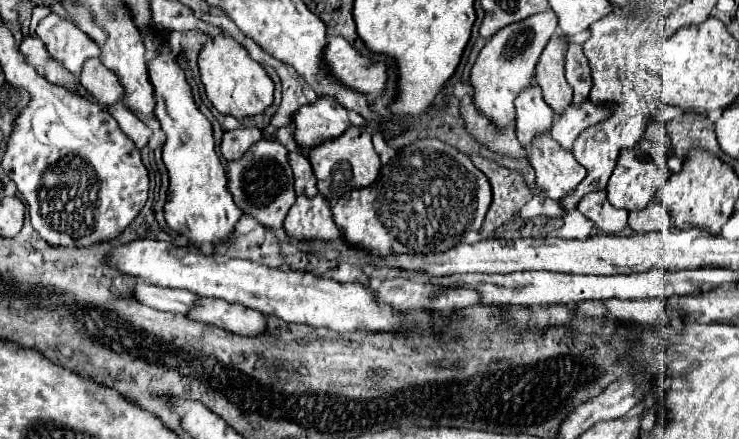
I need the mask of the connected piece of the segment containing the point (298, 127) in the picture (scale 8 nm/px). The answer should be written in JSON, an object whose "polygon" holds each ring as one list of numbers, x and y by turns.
{"polygon":[[319,96,317,102,301,106,293,116,293,122,295,142,307,150,341,136,349,126,347,108,331,96]]}

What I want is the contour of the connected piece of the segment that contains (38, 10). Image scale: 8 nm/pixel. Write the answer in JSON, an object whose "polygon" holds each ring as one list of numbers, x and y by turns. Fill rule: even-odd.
{"polygon":[[37,6,33,9,31,21,30,21,30,35,36,36,36,27,38,26,39,22,45,18,45,16,51,13,51,9,47,8,47,6]]}

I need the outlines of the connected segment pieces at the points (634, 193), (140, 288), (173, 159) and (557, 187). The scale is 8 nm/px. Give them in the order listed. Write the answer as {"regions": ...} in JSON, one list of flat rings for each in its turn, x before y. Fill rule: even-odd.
{"regions":[[[665,131,665,140,651,142,651,140,639,140,631,150,621,152,617,166,609,178,607,184,607,198,615,208,623,210,641,210,647,208,647,204,655,198,657,190,667,182,671,176,671,170,667,168,667,158,671,154,671,144,667,132]],[[137,282,133,286,131,296,155,310,167,310,167,312,179,312,187,314,187,310,195,304,199,298,197,294,191,294,189,290,173,290,173,288,163,288,163,286,153,286,145,282]],[[163,44,157,58,149,62,149,80,157,92,155,116,167,136,163,146,163,162,169,172,165,222,173,232,183,234,193,246,227,244,243,212,229,194,225,170,215,154,211,124,197,110,191,98,191,88,185,82,185,74,169,44]],[[549,132,539,136,539,140,533,140,529,162,537,174,537,186,547,190,553,200,561,200,587,174,585,168,573,158,573,154,565,152,565,148,561,148,549,136]]]}

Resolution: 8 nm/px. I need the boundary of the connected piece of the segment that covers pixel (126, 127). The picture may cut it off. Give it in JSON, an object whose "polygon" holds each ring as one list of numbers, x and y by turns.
{"polygon":[[120,103,107,106,107,110,109,110,109,114,117,120,119,128,123,130,123,134,125,134,129,140,133,140,135,148,137,148,137,150,143,150,145,144,147,144,147,140,149,140,149,136,151,136,151,130,149,130,135,114,131,114,129,109]]}

